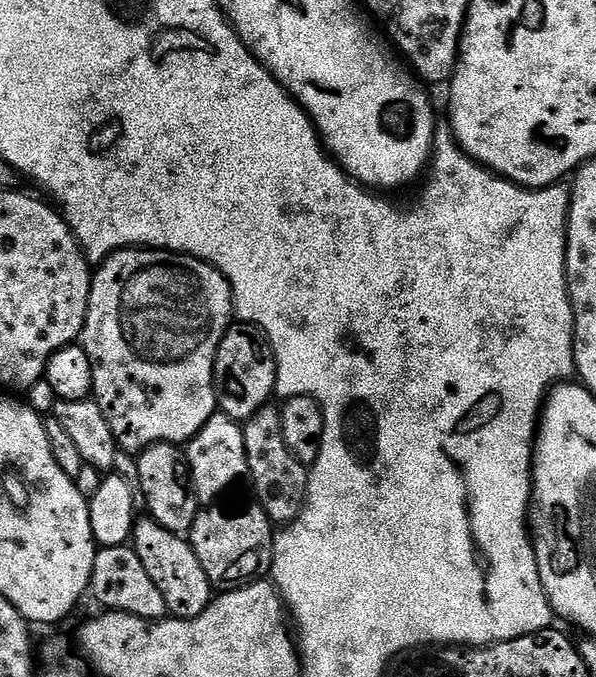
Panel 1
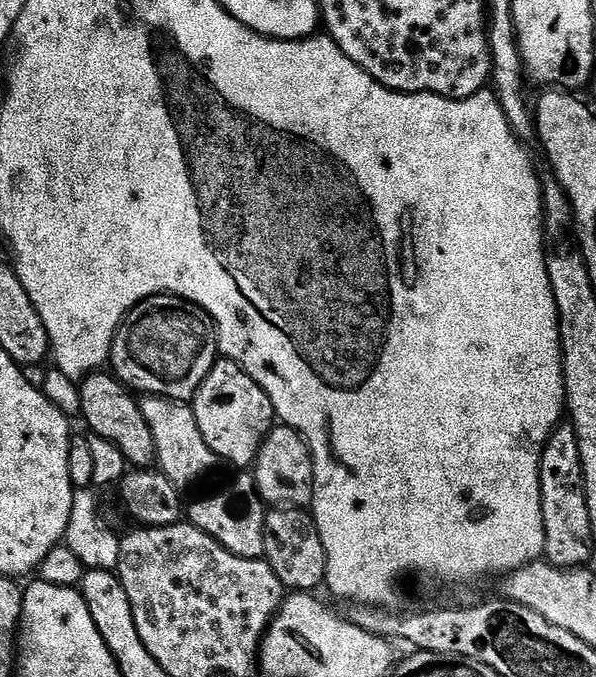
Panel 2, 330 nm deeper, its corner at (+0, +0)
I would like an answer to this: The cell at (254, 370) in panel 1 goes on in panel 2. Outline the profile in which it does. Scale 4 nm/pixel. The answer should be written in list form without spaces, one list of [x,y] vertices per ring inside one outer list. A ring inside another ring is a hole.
[[[227,358],[217,359],[216,365],[206,374],[202,386],[192,397],[194,418],[198,418],[198,430],[206,438],[206,446],[224,463],[233,464],[236,470],[248,470],[255,465],[262,442],[274,427],[276,411],[270,398],[242,366]]]

